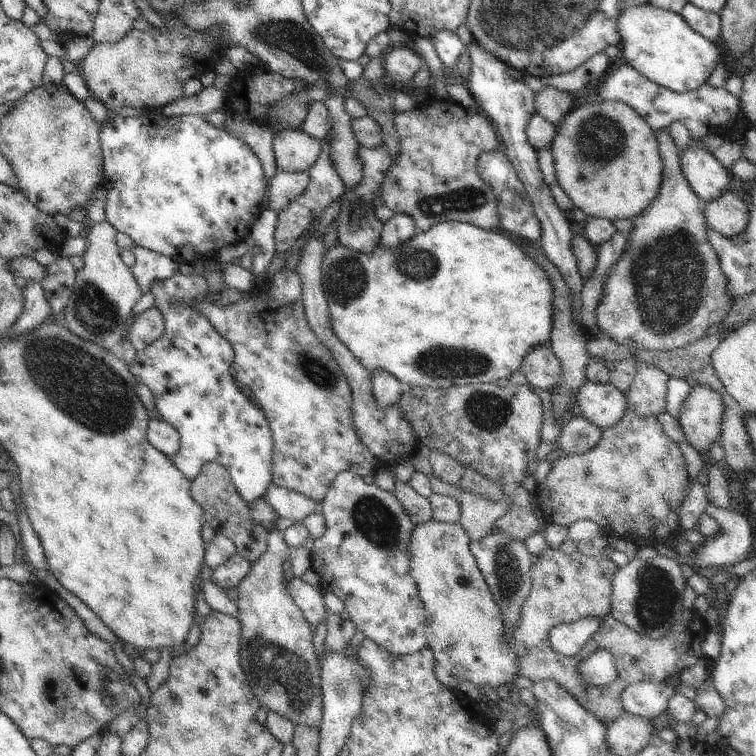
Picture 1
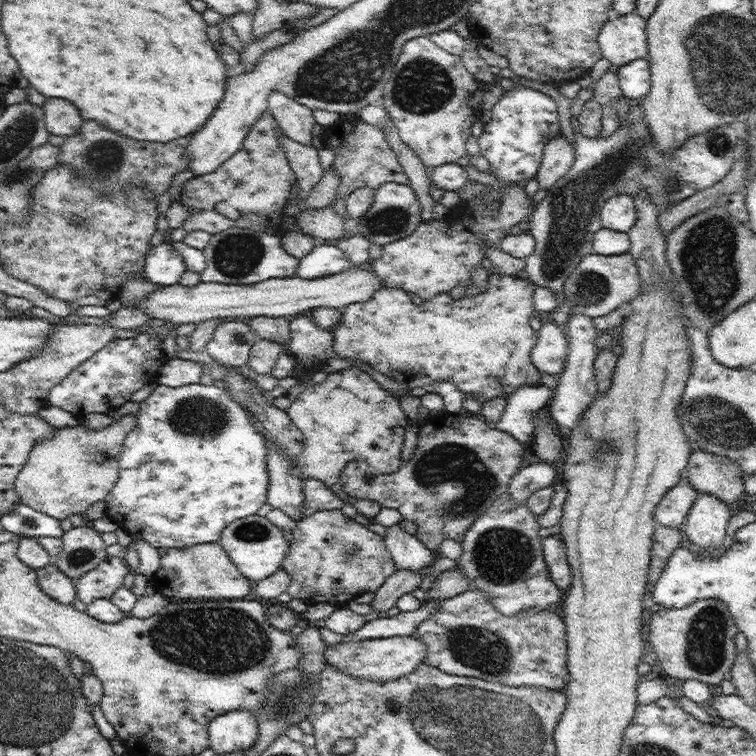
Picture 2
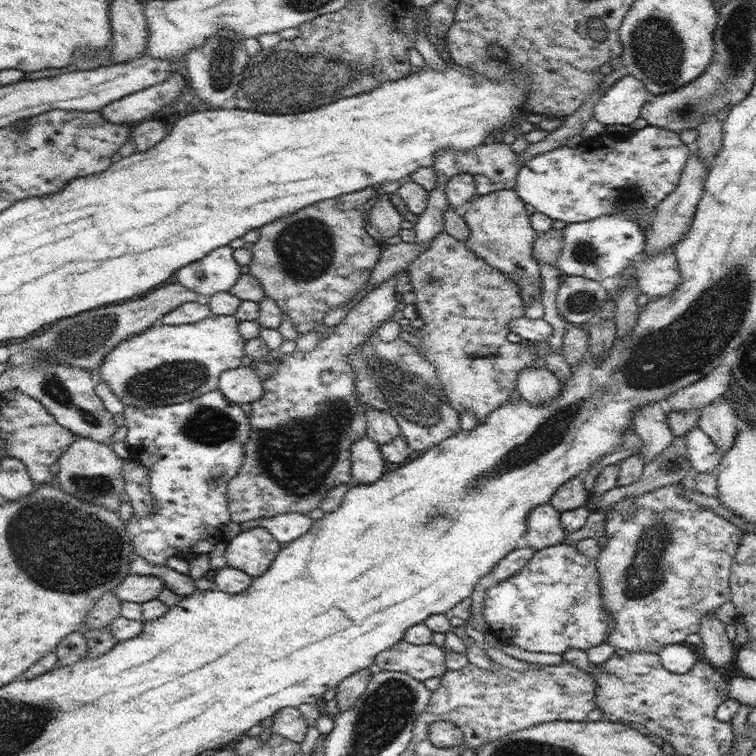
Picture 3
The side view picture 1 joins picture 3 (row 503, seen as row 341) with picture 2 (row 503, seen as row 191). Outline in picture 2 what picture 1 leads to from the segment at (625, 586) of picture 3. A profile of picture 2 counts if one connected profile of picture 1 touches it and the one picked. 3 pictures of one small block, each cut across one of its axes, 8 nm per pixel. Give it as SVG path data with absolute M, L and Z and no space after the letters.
M683 474L680 482L656 506L654 518L657 525L682 530L688 511L693 508L698 494L699 492L690 485L686 474Z

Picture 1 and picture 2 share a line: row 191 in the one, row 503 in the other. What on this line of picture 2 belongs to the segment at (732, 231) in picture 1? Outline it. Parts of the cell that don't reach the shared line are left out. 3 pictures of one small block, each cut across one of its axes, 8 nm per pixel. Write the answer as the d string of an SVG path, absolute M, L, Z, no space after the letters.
M695 448L690 455L686 476L699 493L720 498L726 505L737 503L745 493L743 471L726 456Z

